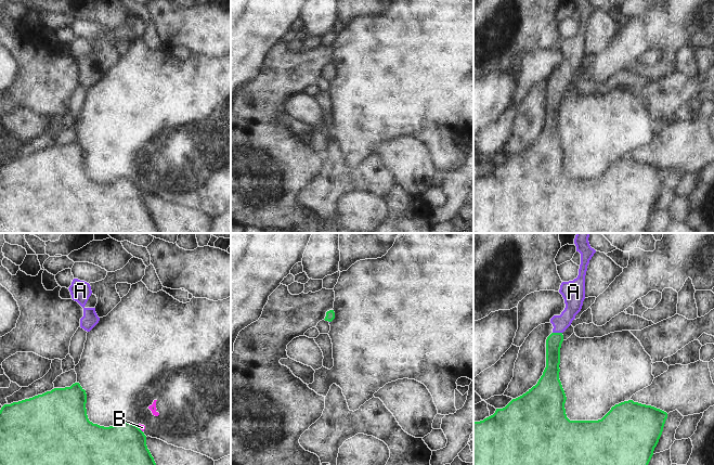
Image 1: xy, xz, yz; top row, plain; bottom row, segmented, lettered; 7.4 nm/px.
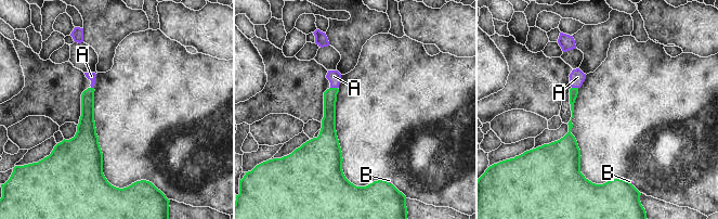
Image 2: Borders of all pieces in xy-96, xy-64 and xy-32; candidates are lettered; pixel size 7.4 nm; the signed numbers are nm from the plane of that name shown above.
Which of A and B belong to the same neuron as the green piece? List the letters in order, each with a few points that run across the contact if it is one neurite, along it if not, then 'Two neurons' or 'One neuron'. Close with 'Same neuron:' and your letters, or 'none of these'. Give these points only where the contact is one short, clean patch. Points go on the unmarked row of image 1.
A: Line: yz (554, 99), (557, 90), (573, 61). One neuron
B: Line: xy (135, 182), (142, 189). Two neurons
Same neuron: A

